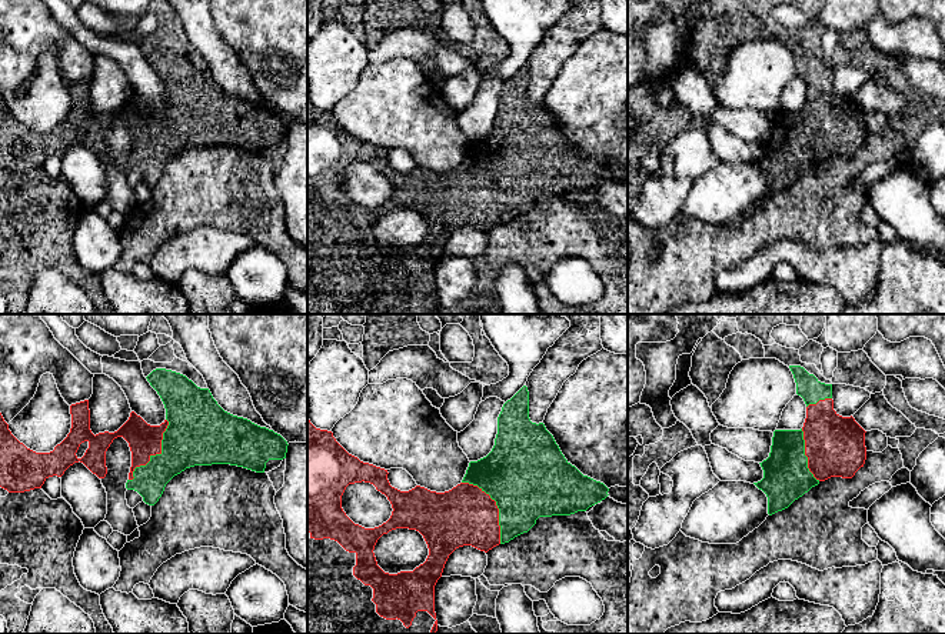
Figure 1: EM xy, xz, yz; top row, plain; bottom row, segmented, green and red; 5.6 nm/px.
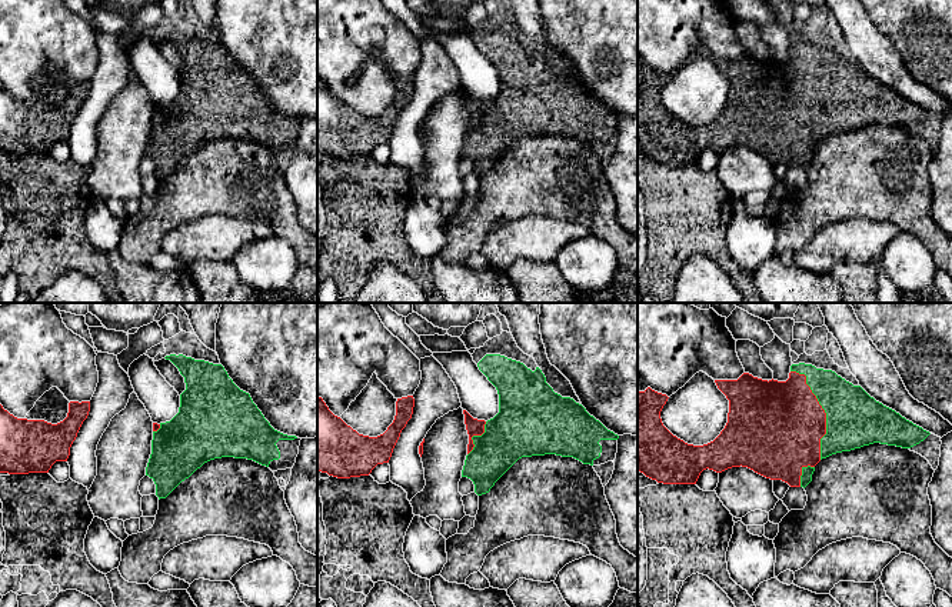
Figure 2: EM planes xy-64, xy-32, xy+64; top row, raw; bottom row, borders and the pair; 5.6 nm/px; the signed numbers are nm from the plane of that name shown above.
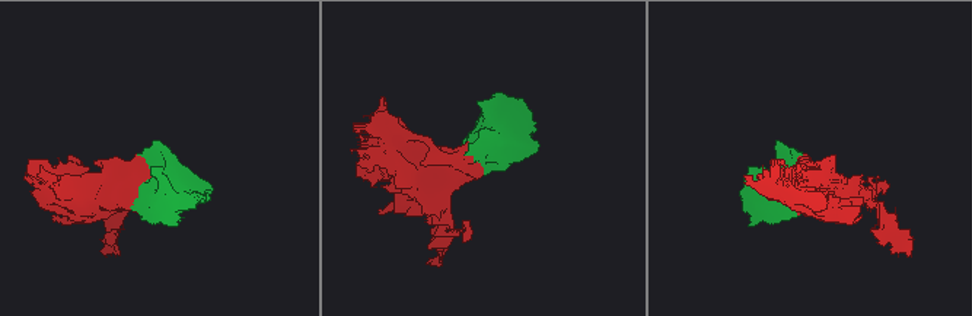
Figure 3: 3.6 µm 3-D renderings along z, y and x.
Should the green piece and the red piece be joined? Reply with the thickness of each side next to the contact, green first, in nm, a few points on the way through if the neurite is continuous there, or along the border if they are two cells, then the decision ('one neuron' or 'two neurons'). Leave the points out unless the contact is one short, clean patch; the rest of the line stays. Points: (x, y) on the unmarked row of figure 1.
calibres 340 and 190 nm; one neuron

